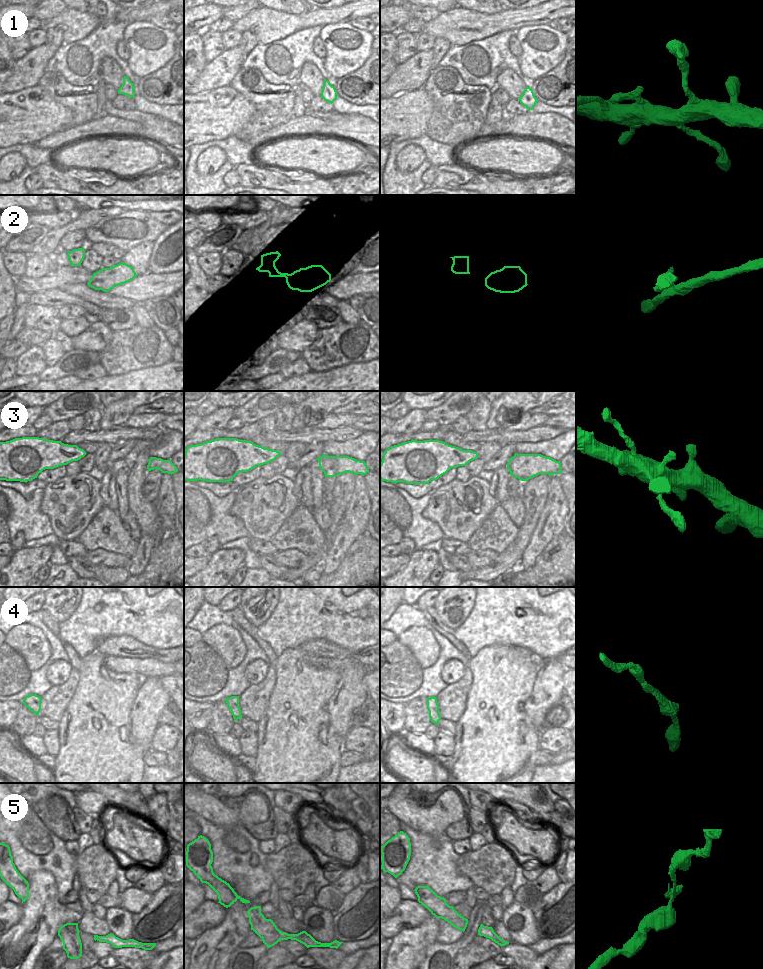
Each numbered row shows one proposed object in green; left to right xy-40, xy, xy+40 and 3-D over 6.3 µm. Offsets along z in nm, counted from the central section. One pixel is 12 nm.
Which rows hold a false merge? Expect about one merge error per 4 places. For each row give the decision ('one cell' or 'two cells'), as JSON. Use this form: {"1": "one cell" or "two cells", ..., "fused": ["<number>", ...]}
{"1": "two cells", "2": "two cells", "3": "one cell", "4": "one cell", "5": "one cell", "fused": ["1", "2"]}

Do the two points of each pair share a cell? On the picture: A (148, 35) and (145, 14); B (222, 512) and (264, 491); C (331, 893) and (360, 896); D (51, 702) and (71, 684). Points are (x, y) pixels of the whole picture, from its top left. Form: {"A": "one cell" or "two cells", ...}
{"A": "two cells", "B": "two cells", "C": "two cells", "D": "one cell"}

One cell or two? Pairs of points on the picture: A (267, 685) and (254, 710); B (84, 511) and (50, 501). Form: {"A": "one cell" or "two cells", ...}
{"A": "one cell", "B": "one cell"}

